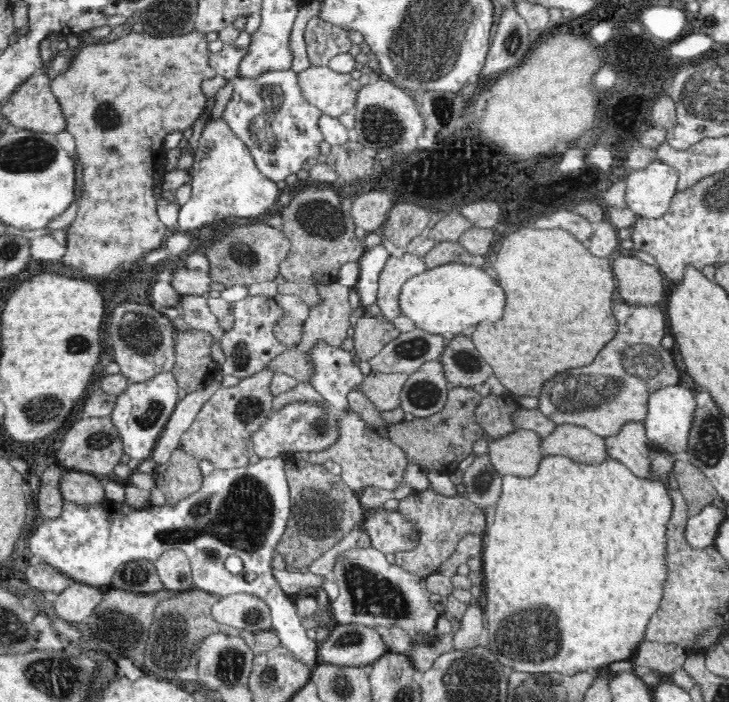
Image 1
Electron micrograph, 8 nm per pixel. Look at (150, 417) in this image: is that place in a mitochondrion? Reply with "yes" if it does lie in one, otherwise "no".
yes

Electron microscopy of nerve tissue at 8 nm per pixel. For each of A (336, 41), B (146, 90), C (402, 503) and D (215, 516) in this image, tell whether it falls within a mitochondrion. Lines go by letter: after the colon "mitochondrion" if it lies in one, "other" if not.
A: other
B: other
C: other
D: mitochondrion

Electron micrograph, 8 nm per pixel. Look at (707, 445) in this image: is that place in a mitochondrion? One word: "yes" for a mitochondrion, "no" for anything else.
yes

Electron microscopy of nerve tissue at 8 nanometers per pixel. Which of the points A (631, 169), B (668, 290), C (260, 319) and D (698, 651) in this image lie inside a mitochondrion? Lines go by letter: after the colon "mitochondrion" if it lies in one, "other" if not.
A: other
B: other
C: other
D: other

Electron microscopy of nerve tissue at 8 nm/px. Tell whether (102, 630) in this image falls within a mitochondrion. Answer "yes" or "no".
no

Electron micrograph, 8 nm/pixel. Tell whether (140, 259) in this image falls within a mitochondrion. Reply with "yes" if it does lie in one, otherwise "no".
no

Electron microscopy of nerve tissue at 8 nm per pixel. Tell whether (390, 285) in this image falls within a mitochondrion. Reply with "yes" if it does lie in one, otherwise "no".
no

